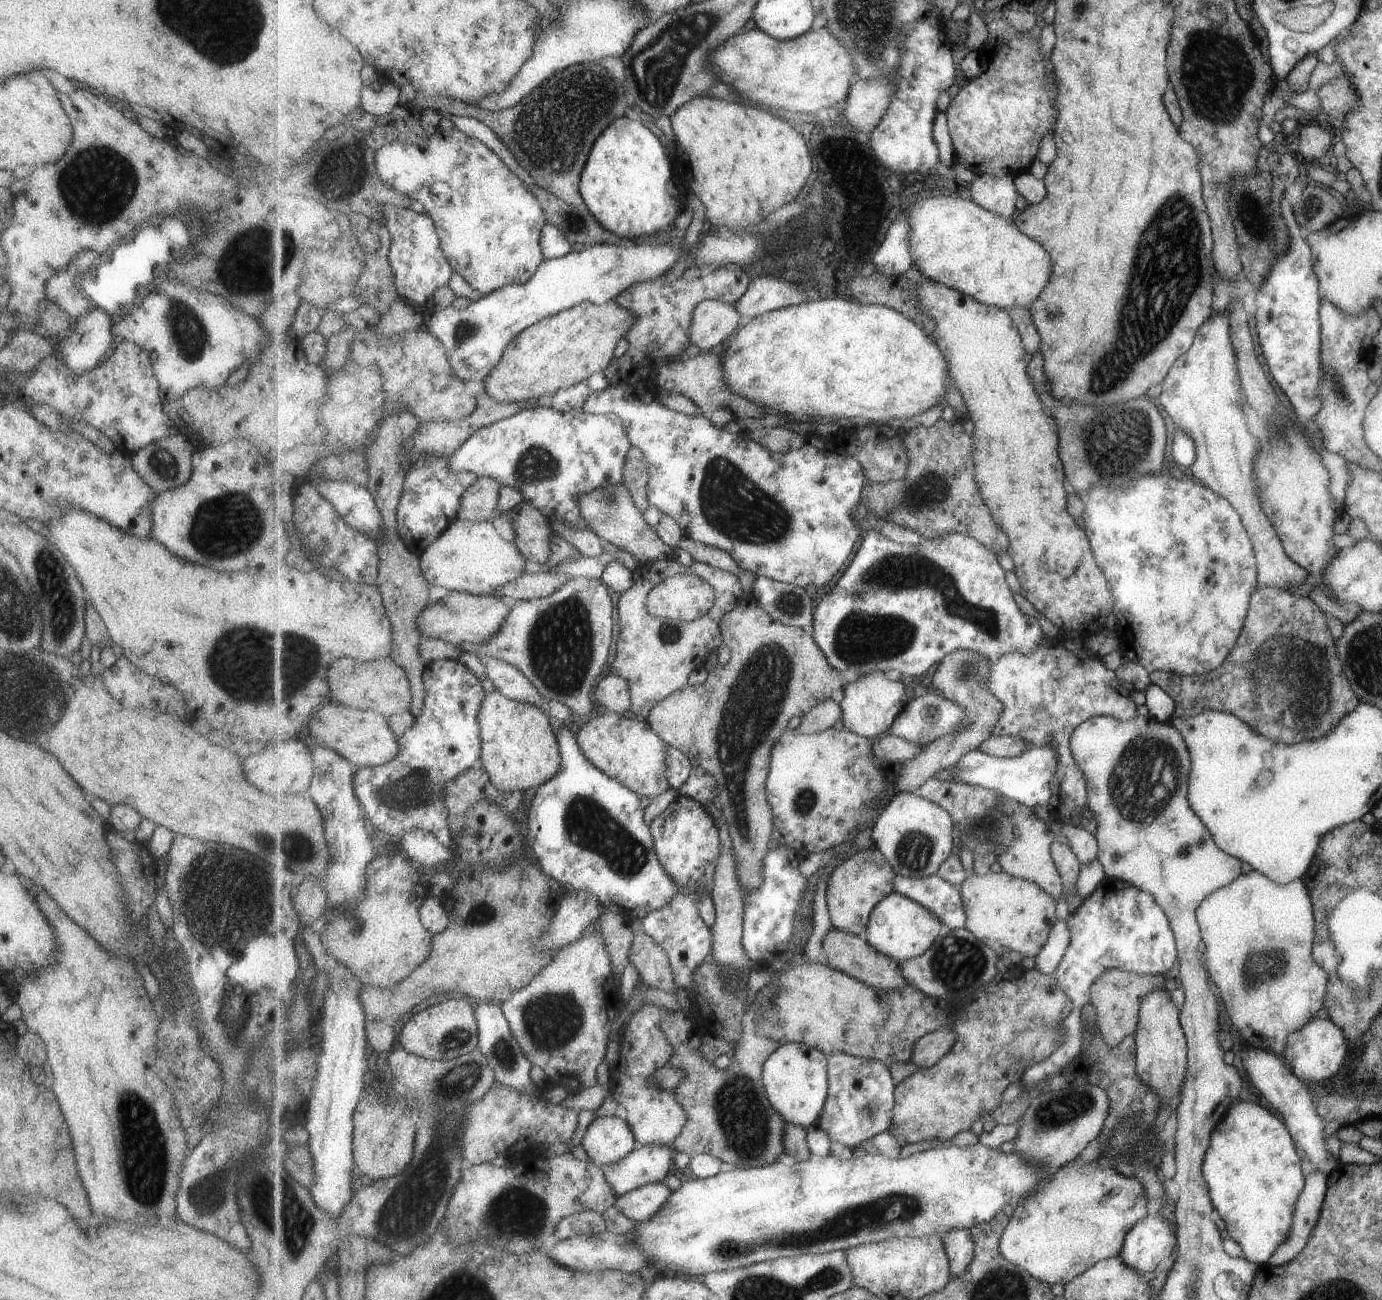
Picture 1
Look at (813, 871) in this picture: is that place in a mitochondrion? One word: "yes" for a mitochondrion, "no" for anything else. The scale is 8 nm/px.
no

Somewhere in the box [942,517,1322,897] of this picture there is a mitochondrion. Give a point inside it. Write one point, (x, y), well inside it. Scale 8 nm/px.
(1140, 781)

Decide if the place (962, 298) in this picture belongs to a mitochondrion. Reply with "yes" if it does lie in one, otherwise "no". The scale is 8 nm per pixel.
no

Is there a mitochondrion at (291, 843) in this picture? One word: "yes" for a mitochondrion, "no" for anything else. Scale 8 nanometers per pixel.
yes

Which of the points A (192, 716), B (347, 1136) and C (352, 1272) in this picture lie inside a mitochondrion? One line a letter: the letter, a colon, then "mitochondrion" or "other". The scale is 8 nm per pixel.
A: other
B: other
C: other

